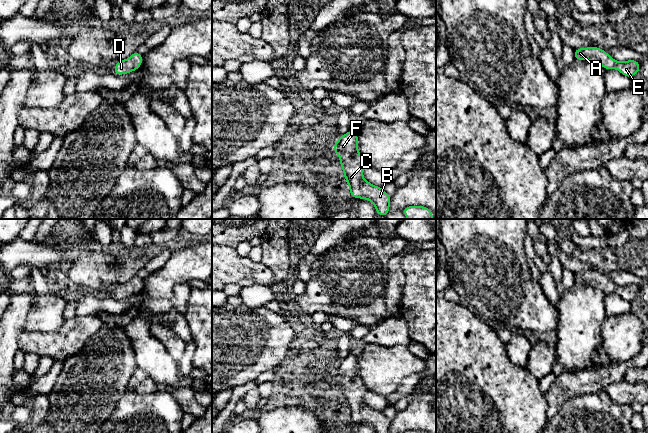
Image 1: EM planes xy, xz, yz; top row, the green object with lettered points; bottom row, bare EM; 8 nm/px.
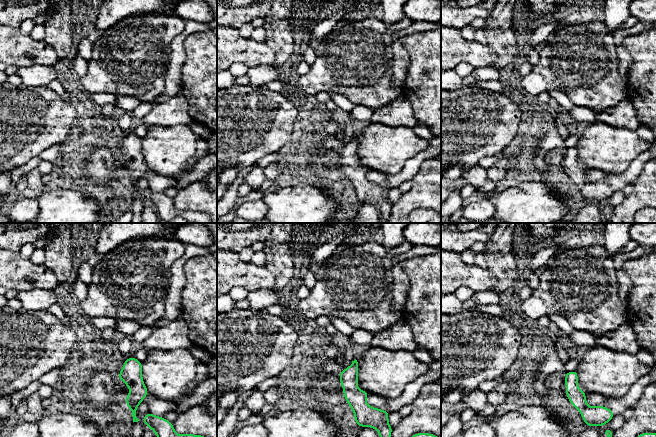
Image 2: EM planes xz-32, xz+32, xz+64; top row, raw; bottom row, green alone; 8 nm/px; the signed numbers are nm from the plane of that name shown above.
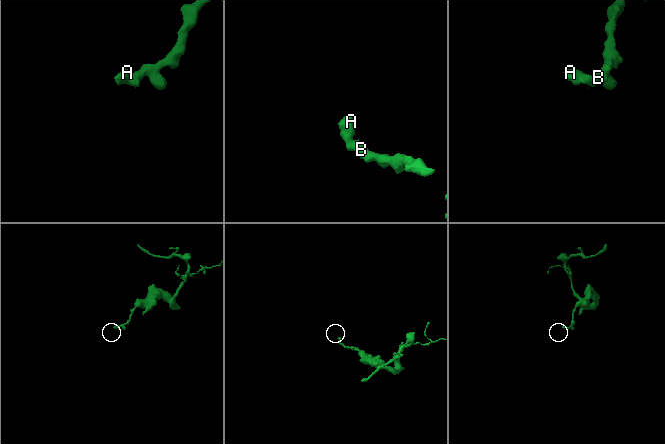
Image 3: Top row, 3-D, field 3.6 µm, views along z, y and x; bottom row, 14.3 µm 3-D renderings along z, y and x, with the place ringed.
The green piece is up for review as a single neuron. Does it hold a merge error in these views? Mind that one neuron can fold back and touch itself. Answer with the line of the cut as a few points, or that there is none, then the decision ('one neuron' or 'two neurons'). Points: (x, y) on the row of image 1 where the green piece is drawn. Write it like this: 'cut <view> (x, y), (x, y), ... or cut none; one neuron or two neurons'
cut none; one neuron

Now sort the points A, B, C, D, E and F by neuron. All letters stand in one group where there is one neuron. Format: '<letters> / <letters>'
A B C D E F

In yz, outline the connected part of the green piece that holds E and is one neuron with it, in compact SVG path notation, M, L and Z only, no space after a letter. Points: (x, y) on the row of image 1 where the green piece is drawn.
M599 47L575 49L574 57L575 60L591 60L593 63L603 66L605 70L616 68L628 78L631 78L640 71L640 63L637 60L616 61Z

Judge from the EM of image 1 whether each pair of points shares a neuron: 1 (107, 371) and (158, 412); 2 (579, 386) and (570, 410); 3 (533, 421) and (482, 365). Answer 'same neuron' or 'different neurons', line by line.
1: different neurons
2: different neurons
3: same neuron

